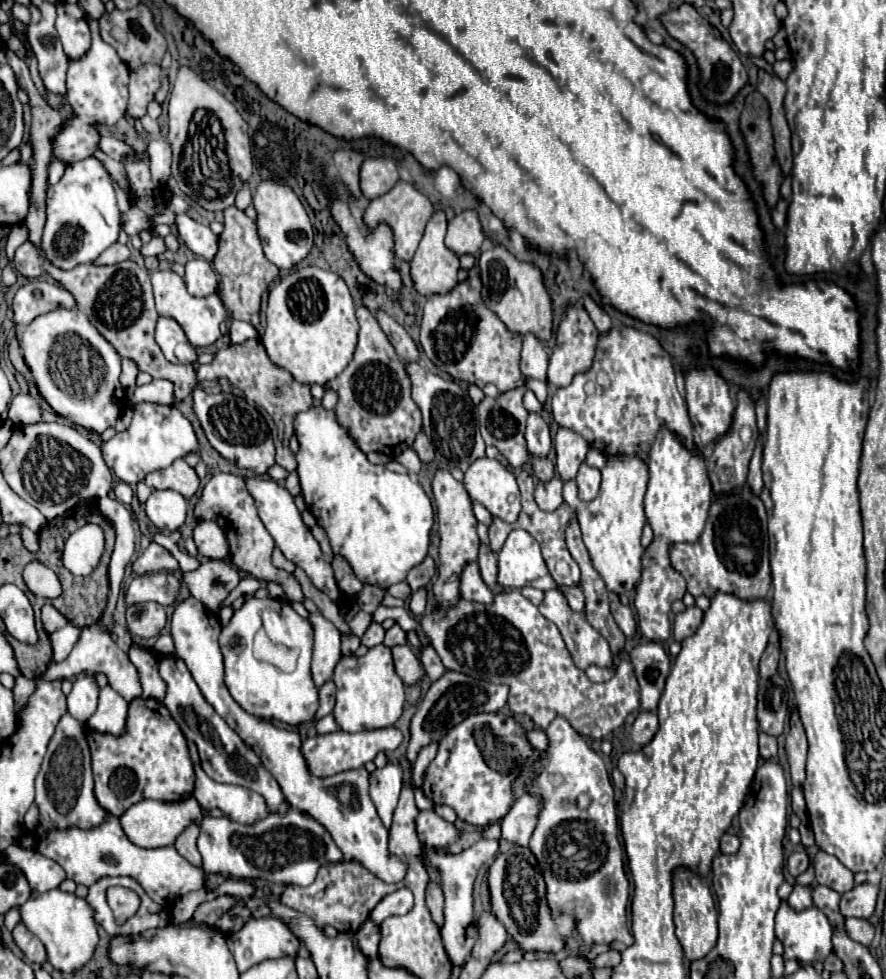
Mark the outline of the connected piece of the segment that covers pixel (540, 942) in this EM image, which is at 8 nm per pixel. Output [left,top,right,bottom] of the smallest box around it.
[488,847,574,963]

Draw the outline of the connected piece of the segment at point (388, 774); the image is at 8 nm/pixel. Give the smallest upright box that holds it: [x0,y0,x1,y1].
[370,763,402,827]

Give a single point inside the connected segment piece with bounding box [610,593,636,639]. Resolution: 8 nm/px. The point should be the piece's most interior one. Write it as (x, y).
(623, 615)

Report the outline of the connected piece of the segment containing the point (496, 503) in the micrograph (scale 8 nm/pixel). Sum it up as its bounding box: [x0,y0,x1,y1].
[464,457,520,523]

